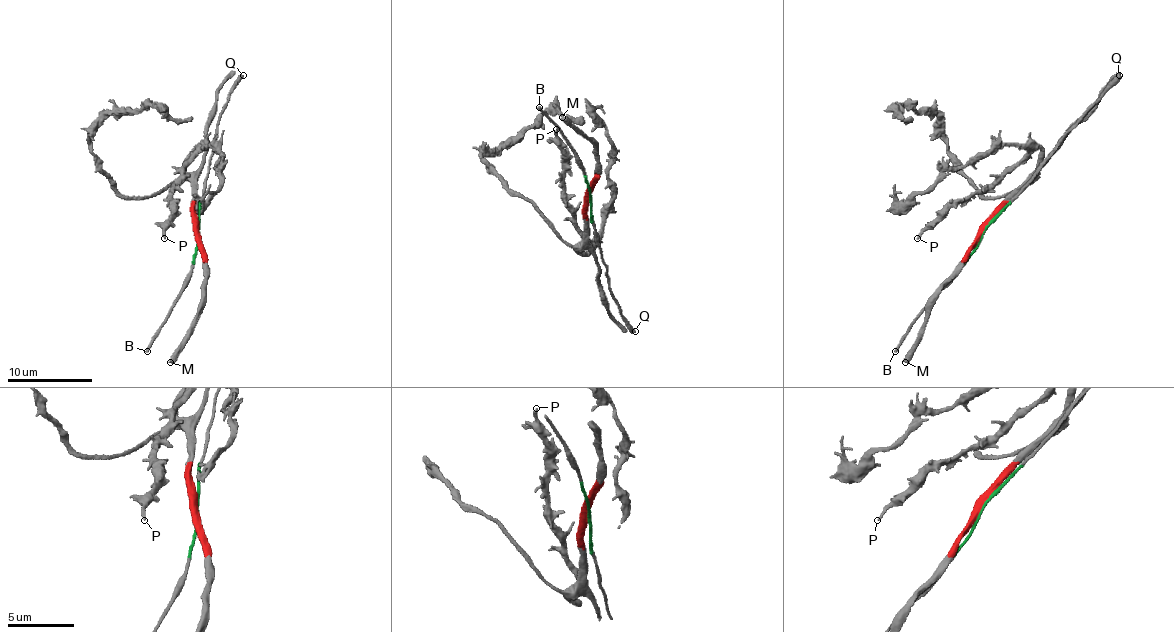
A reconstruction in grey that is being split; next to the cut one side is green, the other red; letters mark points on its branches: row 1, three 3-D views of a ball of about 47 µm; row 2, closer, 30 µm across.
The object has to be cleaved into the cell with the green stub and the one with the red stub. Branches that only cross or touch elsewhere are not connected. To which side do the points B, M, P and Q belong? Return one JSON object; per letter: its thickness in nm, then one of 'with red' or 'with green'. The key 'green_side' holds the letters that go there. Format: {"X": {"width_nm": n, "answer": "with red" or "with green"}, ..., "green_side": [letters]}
{"B": {"width_nm": 200, "answer": "with green"}, "M": {"width_nm": 480, "answer": "with red"}, "P": {"width_nm": 170, "answer": "with red"}, "Q": {"width_nm": 360, "answer": "with green"}, "green_side": ["B", "Q"]}

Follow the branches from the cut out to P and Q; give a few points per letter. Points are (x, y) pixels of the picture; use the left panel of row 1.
P: (197, 231), (195, 178), (186, 170), (186, 157), (195, 149), (173, 185), (171, 223), (165, 238)
Q: (197, 231), (199, 202), (218, 117), (231, 87), (243, 75)

